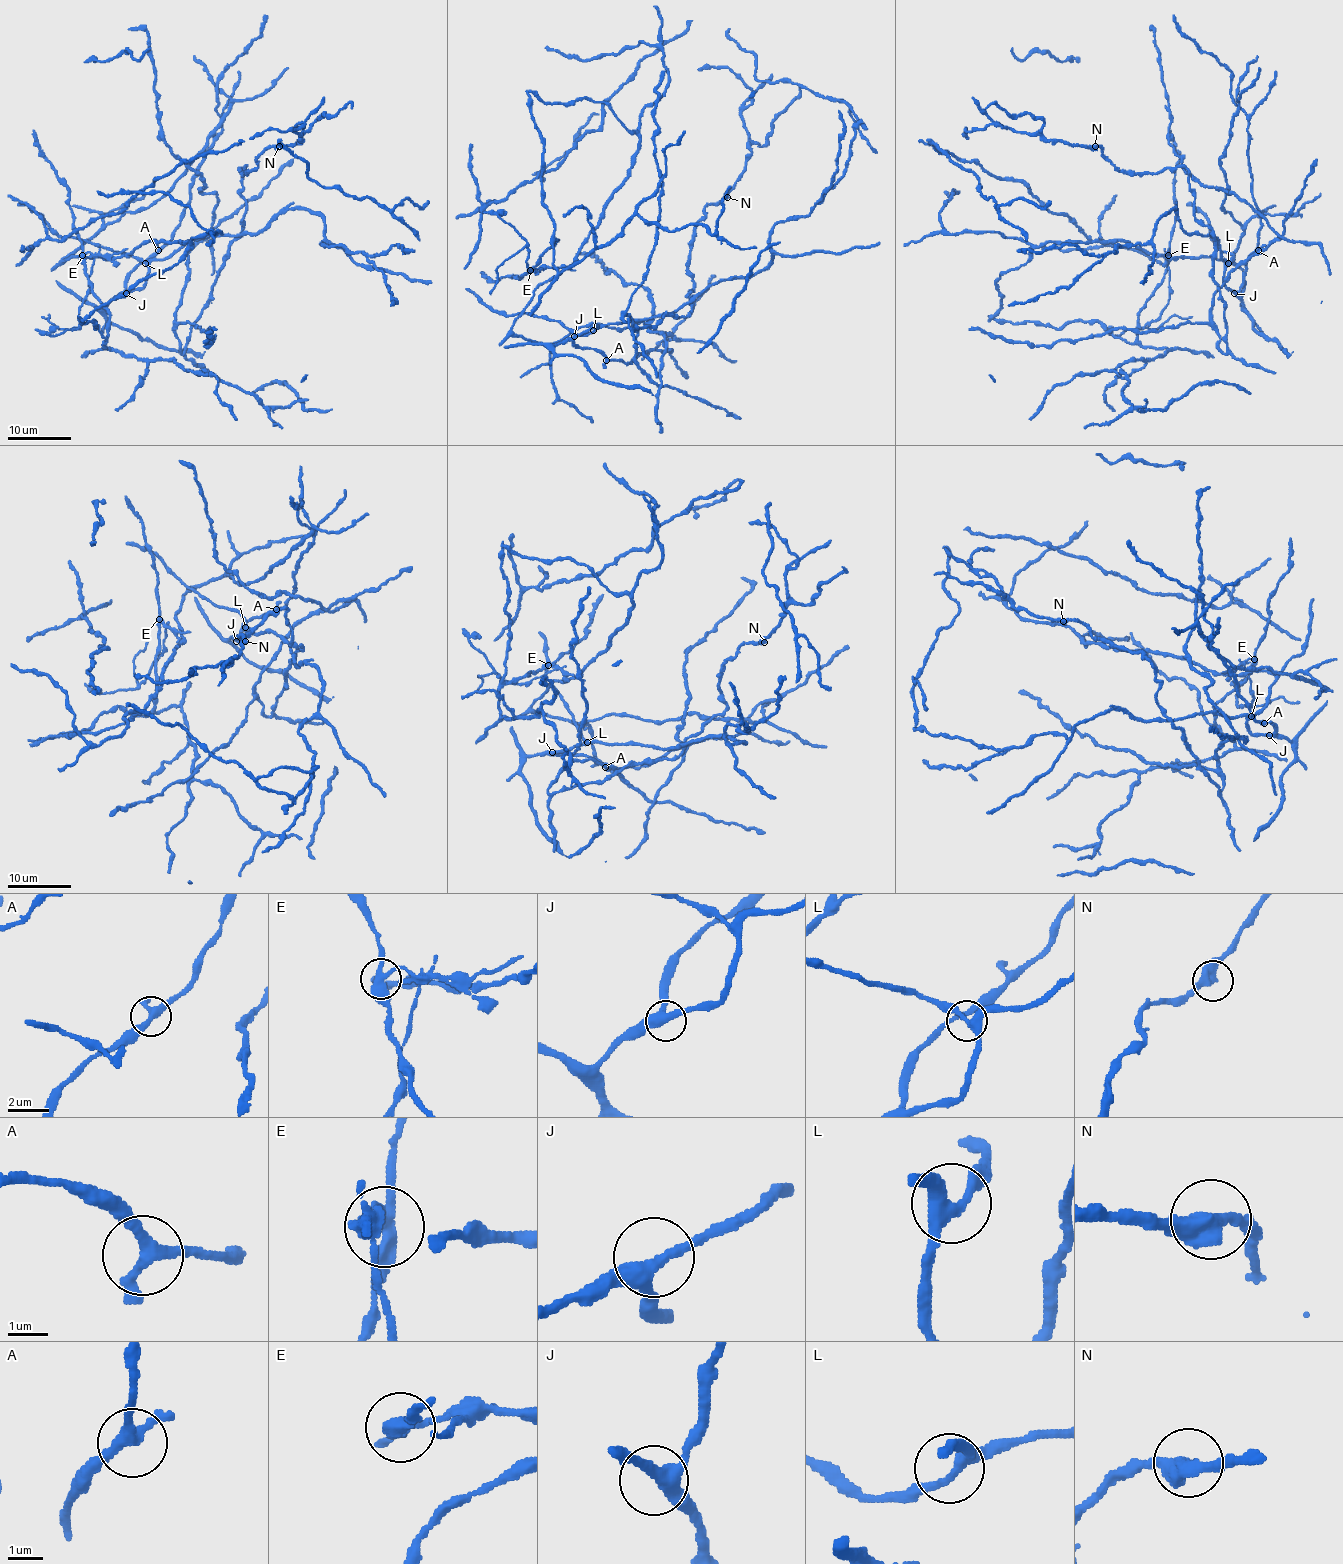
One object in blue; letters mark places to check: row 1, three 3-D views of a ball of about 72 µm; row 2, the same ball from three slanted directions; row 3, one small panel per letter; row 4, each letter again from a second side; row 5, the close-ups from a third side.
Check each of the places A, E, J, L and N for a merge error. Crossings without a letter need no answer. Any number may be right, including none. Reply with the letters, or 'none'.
E

